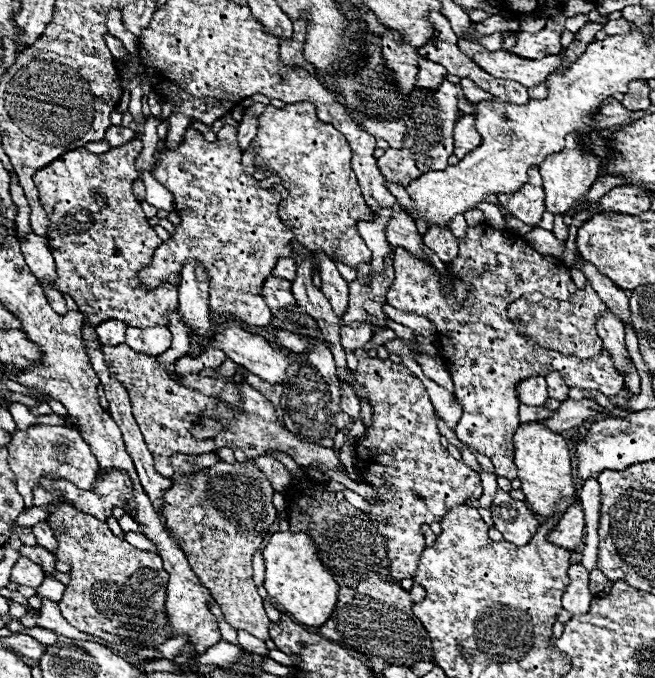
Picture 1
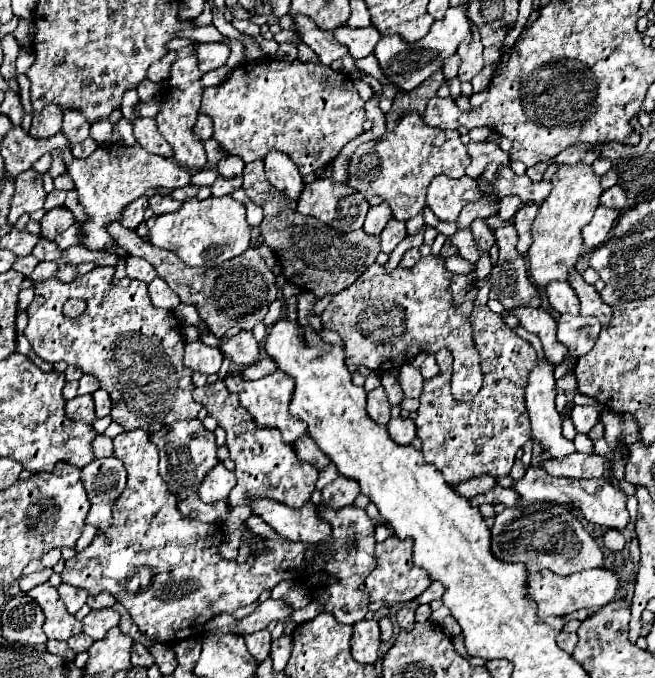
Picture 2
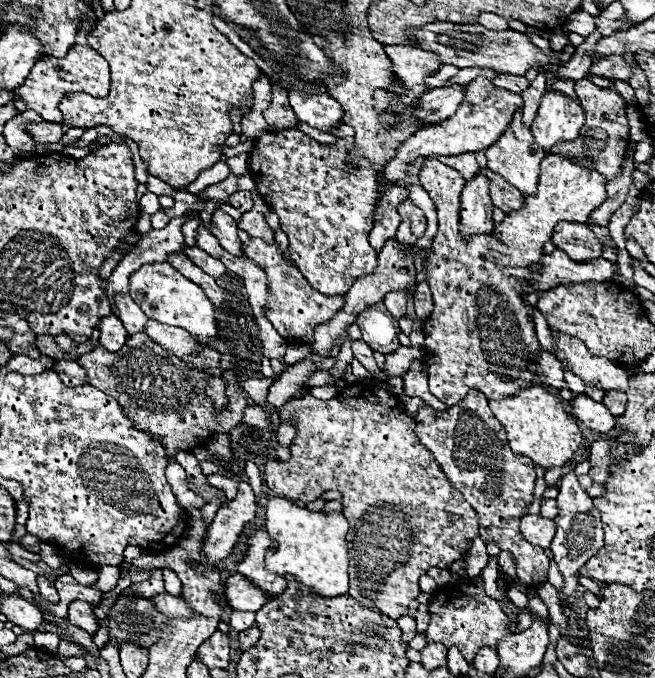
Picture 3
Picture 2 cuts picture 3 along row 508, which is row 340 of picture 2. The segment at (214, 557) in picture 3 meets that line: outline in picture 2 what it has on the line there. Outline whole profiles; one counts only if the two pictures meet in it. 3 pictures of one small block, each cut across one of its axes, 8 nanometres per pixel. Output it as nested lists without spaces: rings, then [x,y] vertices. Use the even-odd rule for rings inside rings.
[[[238,332],[230,338],[220,338],[220,352],[238,366],[250,366],[258,360],[258,342],[252,332]]]

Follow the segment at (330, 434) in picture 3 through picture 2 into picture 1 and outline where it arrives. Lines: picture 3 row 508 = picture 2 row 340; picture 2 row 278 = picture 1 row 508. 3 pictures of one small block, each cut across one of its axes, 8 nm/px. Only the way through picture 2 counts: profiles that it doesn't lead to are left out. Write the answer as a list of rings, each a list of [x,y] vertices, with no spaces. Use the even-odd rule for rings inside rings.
[[[362,348],[354,354],[358,356],[358,366],[354,370],[356,382],[364,386],[372,406],[370,426],[356,442],[360,482],[372,486],[378,494],[378,498],[368,500],[372,510],[368,510],[366,516],[374,520],[378,532],[386,536],[390,580],[400,582],[404,578],[414,578],[416,564],[426,548],[420,526],[442,520],[454,506],[478,500],[482,496],[482,484],[476,470],[452,458],[440,444],[434,408],[424,384],[402,364],[370,358]]]

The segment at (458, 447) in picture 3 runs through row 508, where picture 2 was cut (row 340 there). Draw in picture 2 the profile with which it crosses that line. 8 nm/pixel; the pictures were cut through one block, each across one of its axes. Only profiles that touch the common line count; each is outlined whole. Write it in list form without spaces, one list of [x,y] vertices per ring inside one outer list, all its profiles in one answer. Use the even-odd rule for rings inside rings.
[[[478,306],[470,316],[474,330],[474,344],[482,358],[484,384],[474,400],[458,402],[450,392],[452,354],[443,348],[436,354],[440,372],[424,382],[420,408],[416,418],[416,432],[422,440],[422,454],[428,464],[434,464],[448,484],[460,484],[474,476],[506,476],[514,464],[516,452],[532,438],[530,420],[524,402],[526,372],[534,366],[536,350],[508,328],[500,314]]]

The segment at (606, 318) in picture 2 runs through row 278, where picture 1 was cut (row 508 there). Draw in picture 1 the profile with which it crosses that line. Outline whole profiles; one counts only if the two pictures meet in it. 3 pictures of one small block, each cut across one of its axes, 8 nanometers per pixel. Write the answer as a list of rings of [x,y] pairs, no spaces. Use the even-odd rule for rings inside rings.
[[[574,502],[562,516],[562,520],[554,526],[554,530],[548,534],[548,540],[552,544],[558,544],[566,550],[576,550],[582,546],[584,536],[584,508],[580,502]]]

